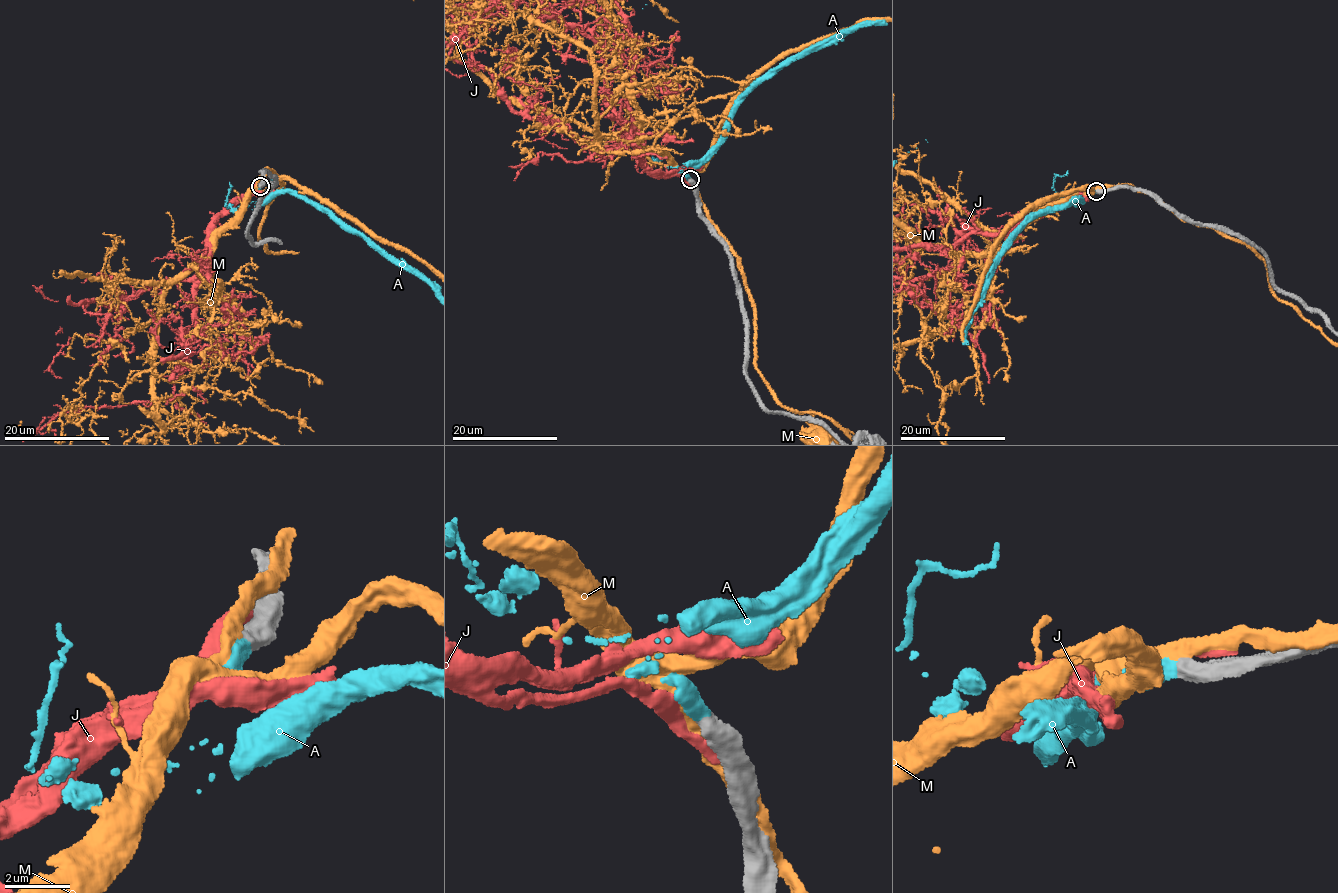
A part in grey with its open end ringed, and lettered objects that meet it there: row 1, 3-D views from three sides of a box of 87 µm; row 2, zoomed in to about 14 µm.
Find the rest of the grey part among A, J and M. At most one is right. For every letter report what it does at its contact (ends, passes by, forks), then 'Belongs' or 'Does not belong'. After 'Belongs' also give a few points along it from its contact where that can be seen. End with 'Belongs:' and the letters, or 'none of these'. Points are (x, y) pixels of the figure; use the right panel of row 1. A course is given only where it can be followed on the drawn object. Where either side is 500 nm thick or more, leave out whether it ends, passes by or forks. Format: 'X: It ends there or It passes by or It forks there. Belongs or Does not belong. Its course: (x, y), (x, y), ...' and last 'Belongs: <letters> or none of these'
A: Belongs
J: Does not belong
M: Does not belong
Belongs: A

